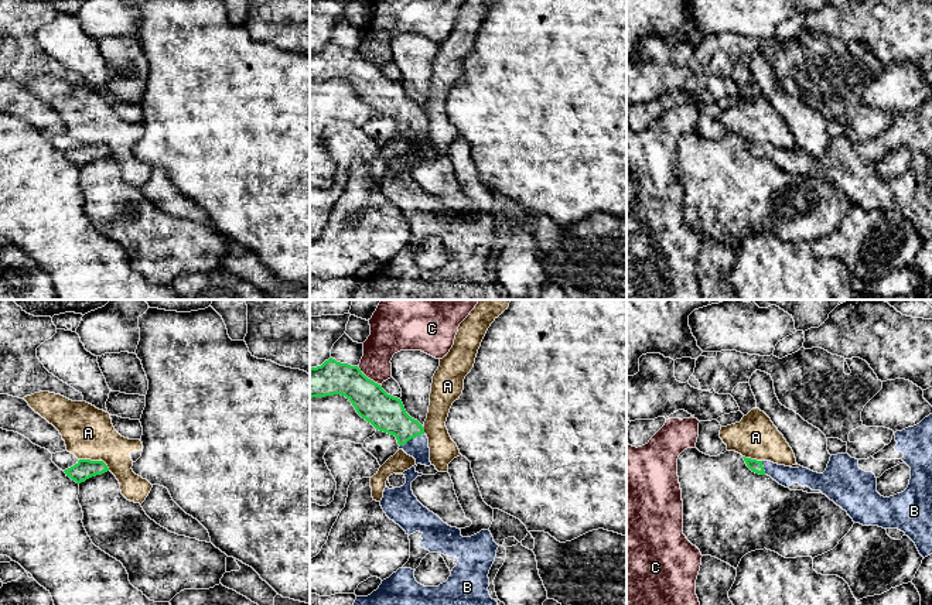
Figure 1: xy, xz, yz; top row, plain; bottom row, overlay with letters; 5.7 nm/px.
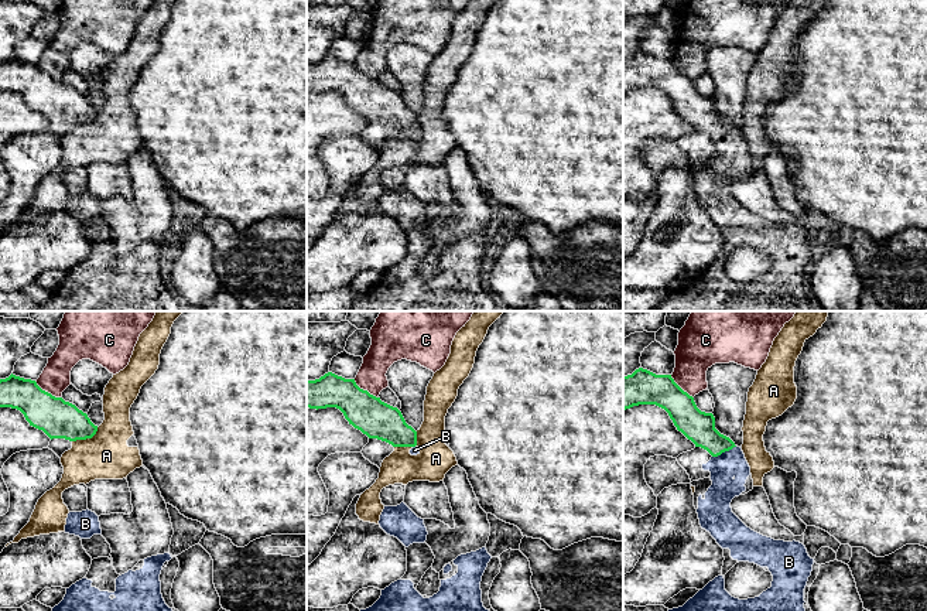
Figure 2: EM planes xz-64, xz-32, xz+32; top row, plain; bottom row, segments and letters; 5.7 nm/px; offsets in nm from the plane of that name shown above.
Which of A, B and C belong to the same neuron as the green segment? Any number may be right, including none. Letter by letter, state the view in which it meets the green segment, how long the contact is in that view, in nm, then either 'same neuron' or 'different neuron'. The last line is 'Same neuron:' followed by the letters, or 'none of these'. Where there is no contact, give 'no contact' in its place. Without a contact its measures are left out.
A: meets green in xy; contact 190 nm long; different neuron
B: meets green in xz; contact 150 nm long; same neuron
C: meets green in xz; contact 180 nm long; different neuron
Same neuron: B

